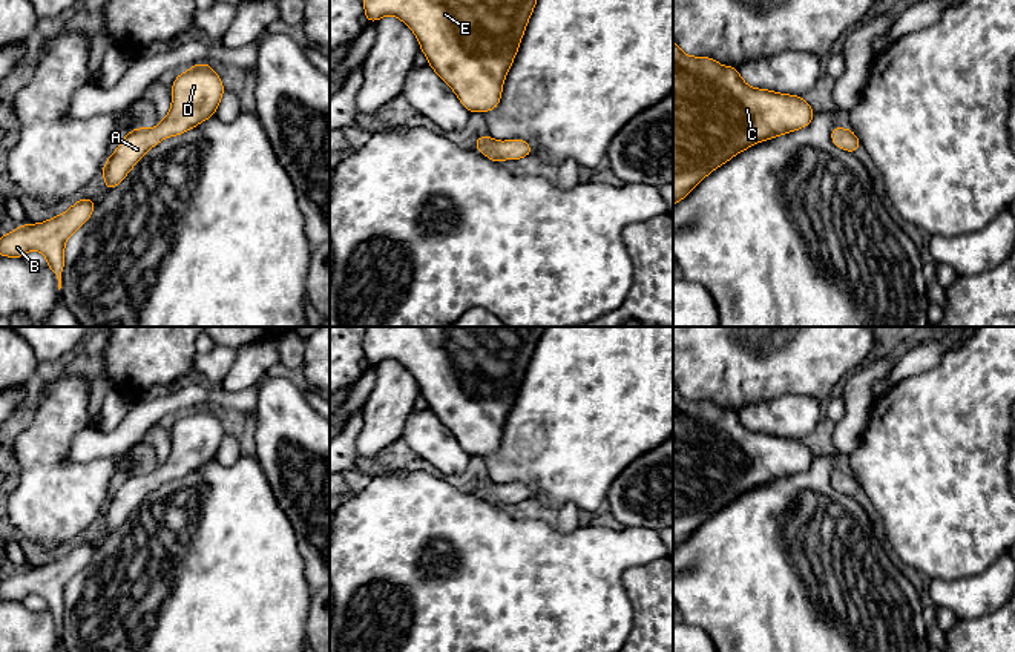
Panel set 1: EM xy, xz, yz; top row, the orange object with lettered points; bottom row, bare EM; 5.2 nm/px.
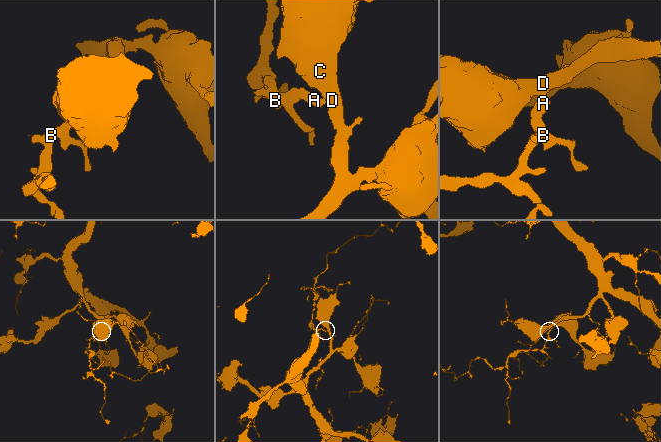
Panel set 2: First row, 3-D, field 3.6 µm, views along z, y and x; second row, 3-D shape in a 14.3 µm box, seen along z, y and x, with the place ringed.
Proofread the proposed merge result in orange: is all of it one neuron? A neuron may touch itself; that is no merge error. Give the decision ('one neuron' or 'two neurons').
one neuron

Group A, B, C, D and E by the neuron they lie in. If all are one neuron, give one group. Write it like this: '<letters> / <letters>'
A B C D E

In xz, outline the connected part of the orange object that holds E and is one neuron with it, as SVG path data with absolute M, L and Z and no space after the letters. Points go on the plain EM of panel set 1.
M368 327L365 361L400 362L417 380L428 408L469 456L498 449L504 420L546 327Z

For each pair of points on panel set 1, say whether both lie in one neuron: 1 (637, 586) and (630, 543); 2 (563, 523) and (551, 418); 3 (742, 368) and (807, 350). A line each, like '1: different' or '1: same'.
1: different
2: different
3: same

